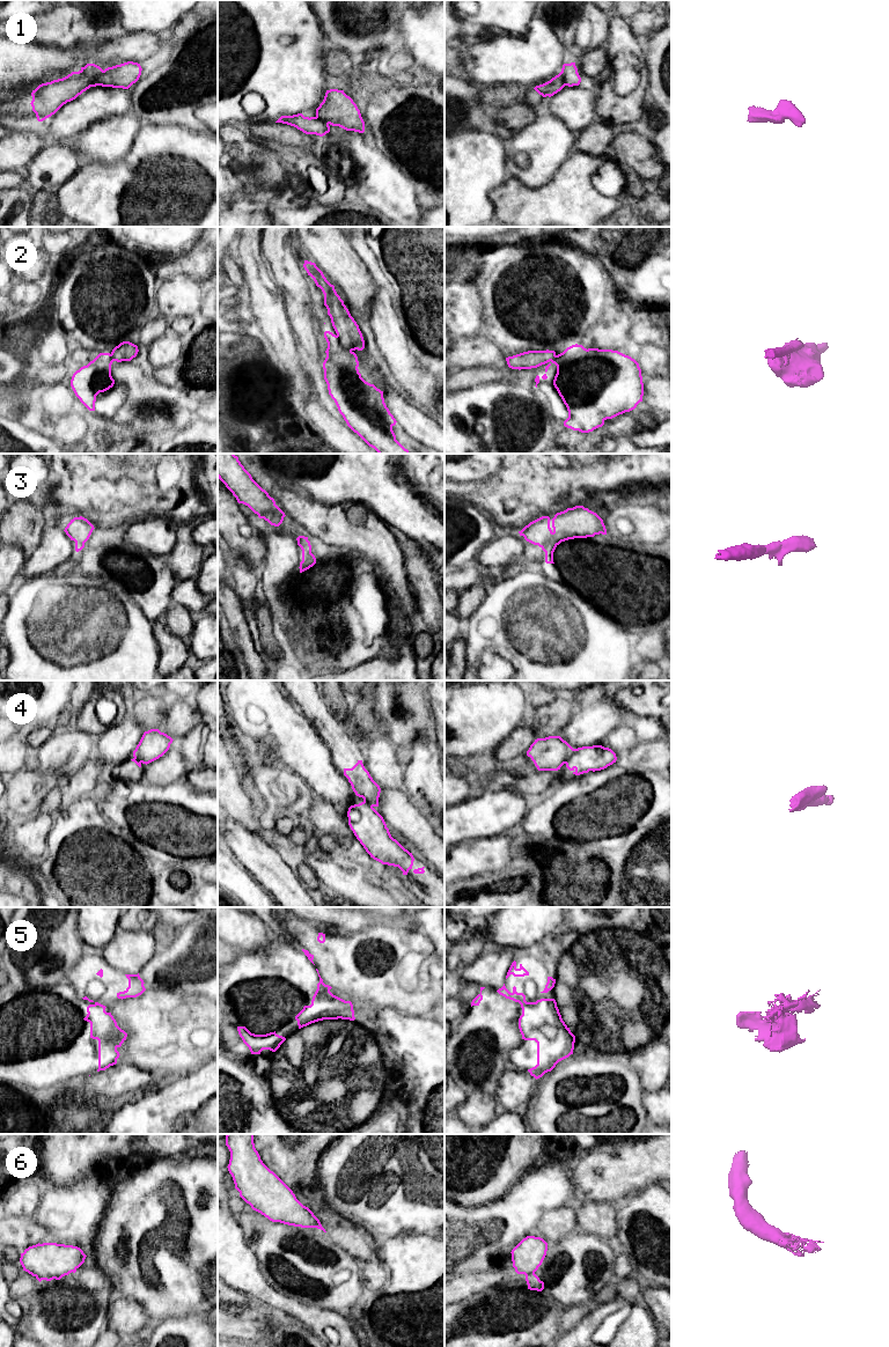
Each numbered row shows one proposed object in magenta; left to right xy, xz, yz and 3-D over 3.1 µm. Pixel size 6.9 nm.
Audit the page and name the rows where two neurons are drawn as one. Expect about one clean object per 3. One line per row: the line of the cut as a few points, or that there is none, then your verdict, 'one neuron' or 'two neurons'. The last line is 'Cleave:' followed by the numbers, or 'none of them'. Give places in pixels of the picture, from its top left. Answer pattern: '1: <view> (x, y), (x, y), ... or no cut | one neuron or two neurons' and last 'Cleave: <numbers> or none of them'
1: xy (103, 71), (89, 86) | two neurons
2: xz (337, 335), (340, 344), (351, 351) | two neurons
3: no cut | one neuron
4: yz (574, 749), (573, 753), (564, 763) | two neurons
5: yz (535, 1002), (521, 1006) | two neurons
6: no cut | one neuron
Cleave: 1, 2, 4, 5

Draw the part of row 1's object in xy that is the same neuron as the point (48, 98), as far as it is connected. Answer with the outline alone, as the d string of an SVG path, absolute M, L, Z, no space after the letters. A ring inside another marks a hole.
M87 64L79 72L39 84L32 90L31 106L37 120L43 122L54 115L64 104L75 100L90 88L103 69L95 64Z

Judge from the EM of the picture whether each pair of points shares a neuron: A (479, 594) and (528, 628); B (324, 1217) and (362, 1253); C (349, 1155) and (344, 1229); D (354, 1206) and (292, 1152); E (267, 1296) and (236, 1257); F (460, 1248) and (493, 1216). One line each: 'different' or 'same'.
A: different
B: same
C: different
D: different
E: same
F: same

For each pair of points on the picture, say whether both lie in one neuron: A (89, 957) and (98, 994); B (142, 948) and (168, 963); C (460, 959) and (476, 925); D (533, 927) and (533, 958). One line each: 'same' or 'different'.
A: same
B: different
C: same
D: different

